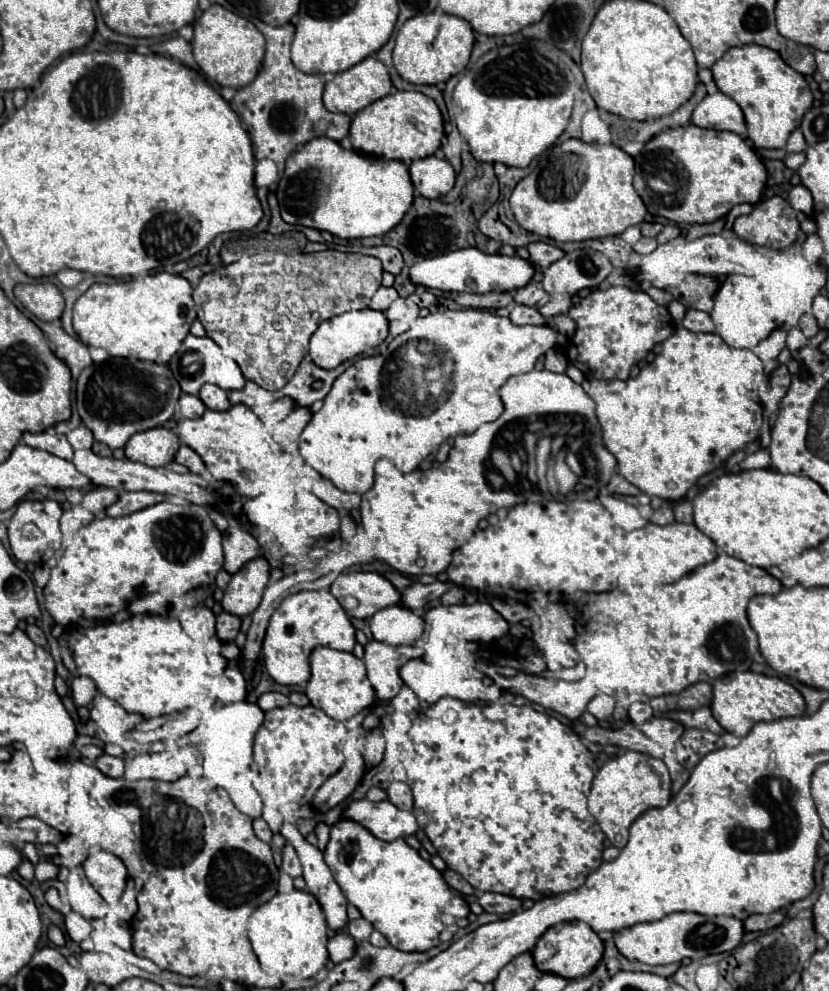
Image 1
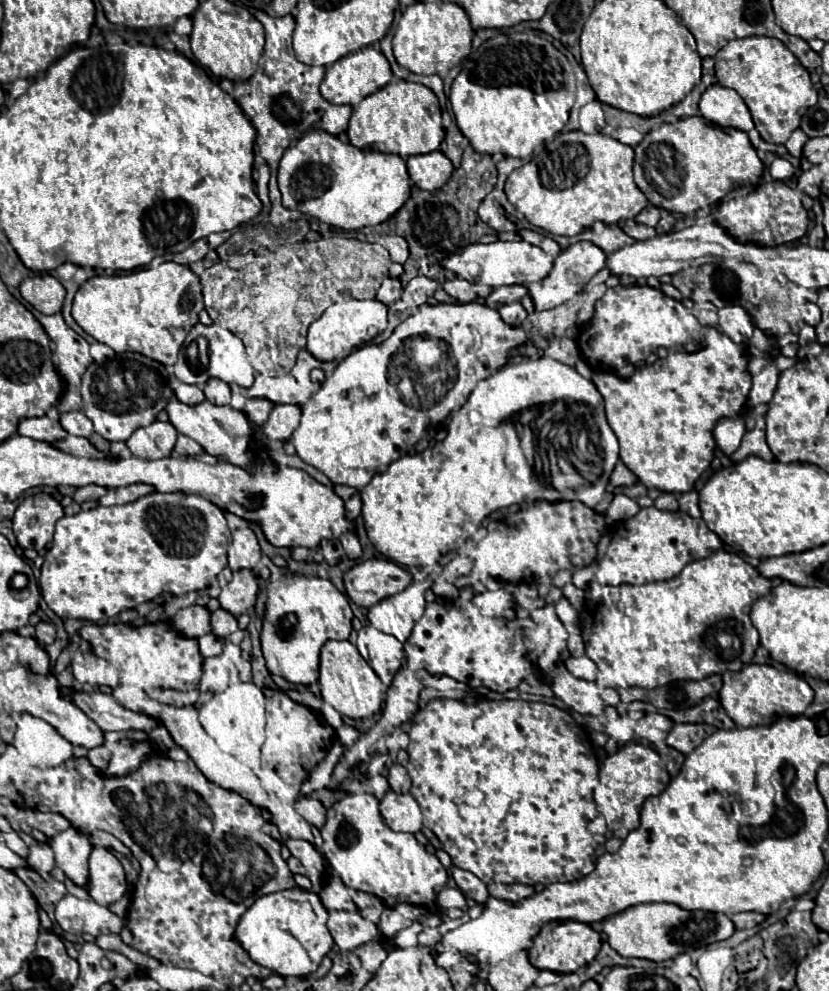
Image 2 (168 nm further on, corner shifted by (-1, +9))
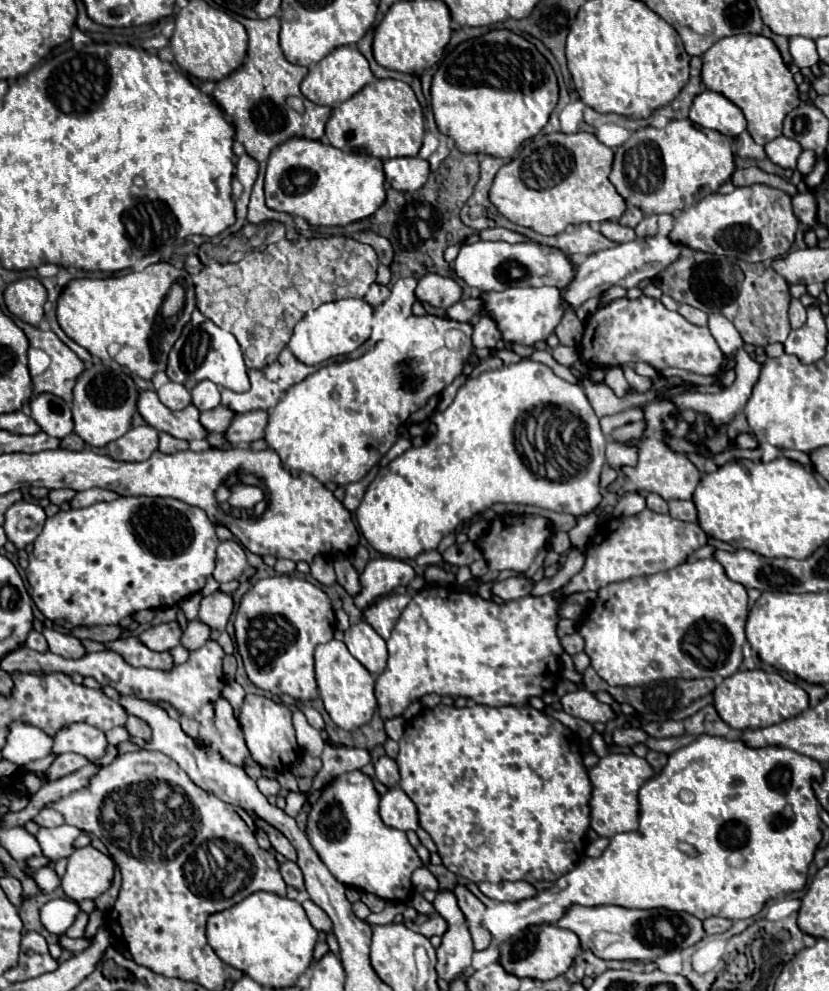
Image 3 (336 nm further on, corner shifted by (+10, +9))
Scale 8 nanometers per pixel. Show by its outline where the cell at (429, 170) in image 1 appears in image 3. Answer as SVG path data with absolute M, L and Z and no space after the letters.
M396 157L384 161L386 181L398 191L418 191L430 175L430 165L420 157Z

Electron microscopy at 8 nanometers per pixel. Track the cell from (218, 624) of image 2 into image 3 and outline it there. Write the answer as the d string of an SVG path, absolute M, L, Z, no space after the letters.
M194 619L188 623L188 627L184 629L184 635L182 635L182 645L188 647L190 651L202 647L208 639L210 639L210 633L212 629L208 629L208 625L204 625L200 619Z

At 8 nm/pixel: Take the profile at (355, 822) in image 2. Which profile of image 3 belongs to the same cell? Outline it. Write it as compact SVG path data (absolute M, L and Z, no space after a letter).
M350 771L334 779L322 797L312 805L306 835L322 863L344 885L384 897L386 901L406 903L412 891L412 873L424 867L406 833L390 829L378 815L380 795L362 771Z

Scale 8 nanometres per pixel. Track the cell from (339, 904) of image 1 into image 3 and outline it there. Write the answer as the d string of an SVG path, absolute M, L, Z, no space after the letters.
M258 819L256 821L256 825L258 827L262 827L266 833L268 833L268 837L270 837L270 843L272 843L272 847L278 851L278 853L282 853L288 861L296 861L298 857L296 857L296 849L292 847L292 843L280 833L280 831L276 831L276 829L272 829L268 823L264 823L262 819Z

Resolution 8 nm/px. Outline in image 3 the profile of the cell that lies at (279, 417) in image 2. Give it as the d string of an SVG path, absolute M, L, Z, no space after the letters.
M266 411L240 413L232 419L232 423L226 431L226 439L232 443L232 447L246 447L252 441L258 441L264 437L266 425L268 425Z

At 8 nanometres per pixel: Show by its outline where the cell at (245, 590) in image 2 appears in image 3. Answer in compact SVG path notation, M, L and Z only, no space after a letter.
M214 591L212 595L204 597L200 603L200 621L204 621L206 625L210 625L212 629L224 629L230 615L234 609L234 599L232 595L224 593L224 591Z

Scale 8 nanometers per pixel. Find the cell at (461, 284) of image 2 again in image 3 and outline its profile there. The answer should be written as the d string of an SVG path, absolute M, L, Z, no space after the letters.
M436 273L424 275L418 281L416 297L434 307L448 309L452 305L452 277L442 277Z

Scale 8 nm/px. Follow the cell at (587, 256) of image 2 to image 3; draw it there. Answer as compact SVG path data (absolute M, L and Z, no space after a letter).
M510 287L500 293L482 293L482 299L488 315L496 319L502 339L506 343L522 343L528 347L532 347L540 339L546 339L568 309L568 305L560 297L560 289L556 287Z

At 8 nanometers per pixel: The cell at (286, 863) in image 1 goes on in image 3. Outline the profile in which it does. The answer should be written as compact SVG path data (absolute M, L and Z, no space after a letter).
M286 861L280 865L280 873L284 877L284 881L296 889L304 889L304 879L302 879L302 871L296 863L292 861Z

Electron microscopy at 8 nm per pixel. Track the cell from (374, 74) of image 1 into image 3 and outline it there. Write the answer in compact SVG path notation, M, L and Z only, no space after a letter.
M344 45L344 47L334 49L330 55L326 55L320 63L312 65L308 75L302 81L300 89L302 89L302 95L306 99L310 99L312 103L334 107L338 103L348 101L354 93L358 93L370 81L374 81L374 75L370 71L366 57L354 45Z

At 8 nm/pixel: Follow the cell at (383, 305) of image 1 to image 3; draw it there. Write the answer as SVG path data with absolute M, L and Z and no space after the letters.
M372 283L370 291L364 295L364 301L366 301L366 303L370 303L372 307L376 307L376 305L384 303L384 299L386 299L388 295L390 295L390 289L388 289L386 285L380 285L380 283Z

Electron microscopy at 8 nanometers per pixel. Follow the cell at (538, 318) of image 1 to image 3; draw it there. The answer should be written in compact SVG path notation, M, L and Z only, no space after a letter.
M482 315L476 325L474 325L474 335L472 335L472 343L482 349L482 347L490 347L494 349L496 343L500 339L500 329L496 325L496 321L492 321L492 317Z

